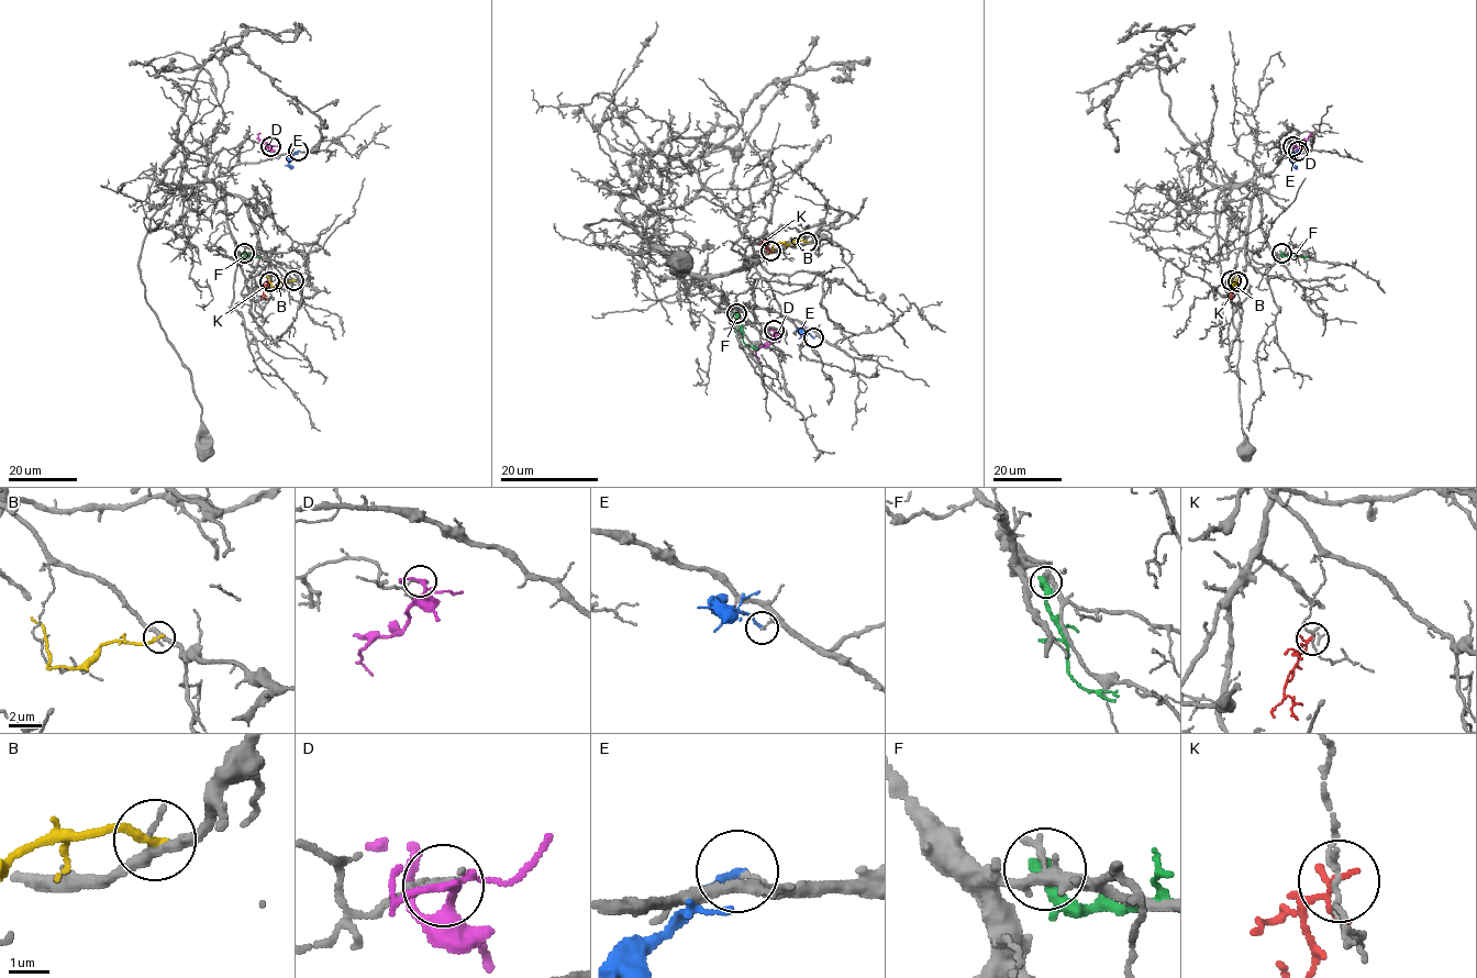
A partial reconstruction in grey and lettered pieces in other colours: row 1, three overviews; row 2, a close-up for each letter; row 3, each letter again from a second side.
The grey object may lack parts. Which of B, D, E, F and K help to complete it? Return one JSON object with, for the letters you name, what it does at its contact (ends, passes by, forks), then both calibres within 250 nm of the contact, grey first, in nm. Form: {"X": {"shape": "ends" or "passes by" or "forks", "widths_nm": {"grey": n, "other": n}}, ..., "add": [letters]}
{"add": []}

